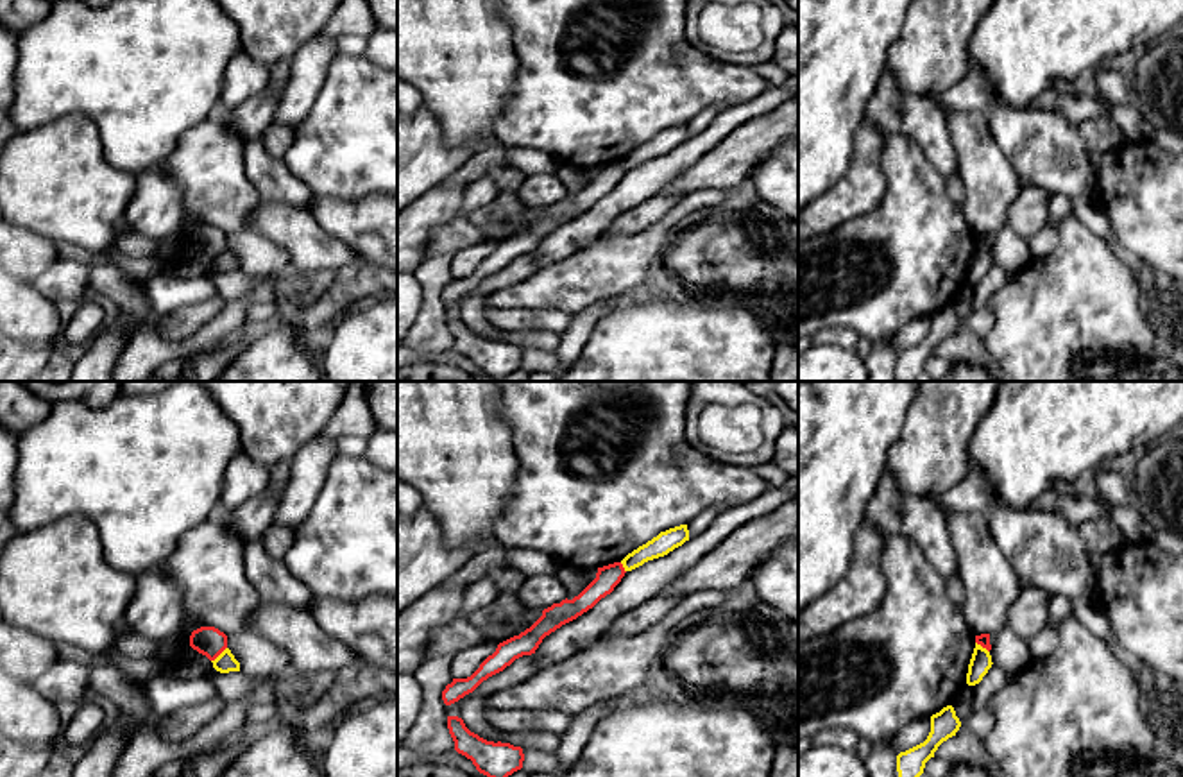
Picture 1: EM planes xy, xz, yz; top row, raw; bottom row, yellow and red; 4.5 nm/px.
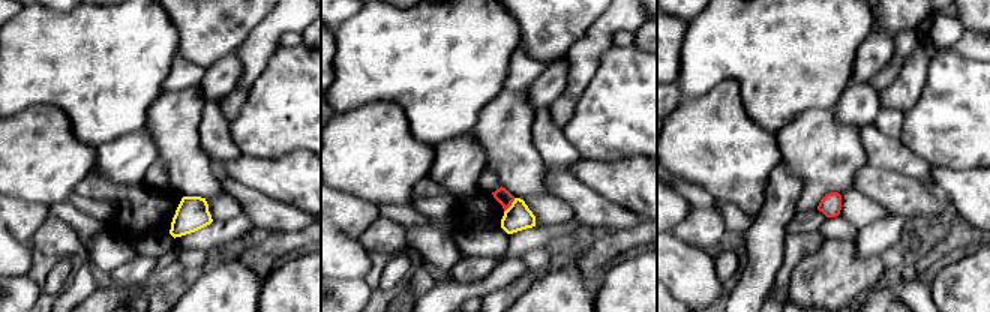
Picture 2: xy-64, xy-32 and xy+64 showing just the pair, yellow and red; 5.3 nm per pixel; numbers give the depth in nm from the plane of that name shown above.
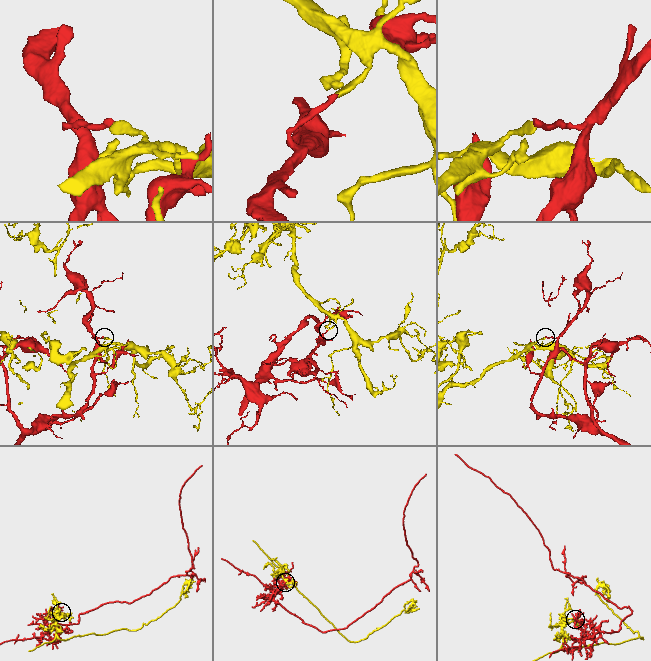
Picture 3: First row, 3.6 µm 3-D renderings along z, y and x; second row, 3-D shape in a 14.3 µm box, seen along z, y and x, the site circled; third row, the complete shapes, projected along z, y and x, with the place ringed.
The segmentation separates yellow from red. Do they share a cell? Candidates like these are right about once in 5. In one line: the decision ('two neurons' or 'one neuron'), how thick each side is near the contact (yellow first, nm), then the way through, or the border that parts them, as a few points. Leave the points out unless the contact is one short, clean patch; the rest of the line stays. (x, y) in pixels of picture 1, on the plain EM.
two neurons; 90 nm thick on the yellow side, 140 nm on the other

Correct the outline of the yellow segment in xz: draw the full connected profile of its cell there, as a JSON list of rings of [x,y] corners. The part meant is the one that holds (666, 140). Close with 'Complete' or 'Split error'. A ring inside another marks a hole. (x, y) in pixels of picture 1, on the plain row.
[[[687,124],[669,127],[666,131],[660,131],[657,136],[653,136],[646,143],[639,145],[632,152],[628,152],[621,159],[621,163],[623,163],[625,170],[632,170],[648,159],[668,154],[675,147],[682,145],[685,140],[689,140]]]. Complete

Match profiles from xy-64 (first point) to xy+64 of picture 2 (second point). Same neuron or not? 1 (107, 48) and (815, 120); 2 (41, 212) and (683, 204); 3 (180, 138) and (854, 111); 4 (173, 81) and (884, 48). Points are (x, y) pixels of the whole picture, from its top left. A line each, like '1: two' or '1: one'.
1: two
2: one
3: two
4: one

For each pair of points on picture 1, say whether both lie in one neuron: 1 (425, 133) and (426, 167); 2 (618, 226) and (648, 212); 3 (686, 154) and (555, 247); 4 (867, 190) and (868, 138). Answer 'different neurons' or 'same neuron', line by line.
1: same neuron
2: same neuron
3: same neuron
4: same neuron

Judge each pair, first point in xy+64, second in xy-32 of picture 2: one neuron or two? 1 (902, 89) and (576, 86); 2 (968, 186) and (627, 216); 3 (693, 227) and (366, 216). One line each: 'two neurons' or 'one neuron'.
1: one neuron
2: two neurons
3: two neurons

